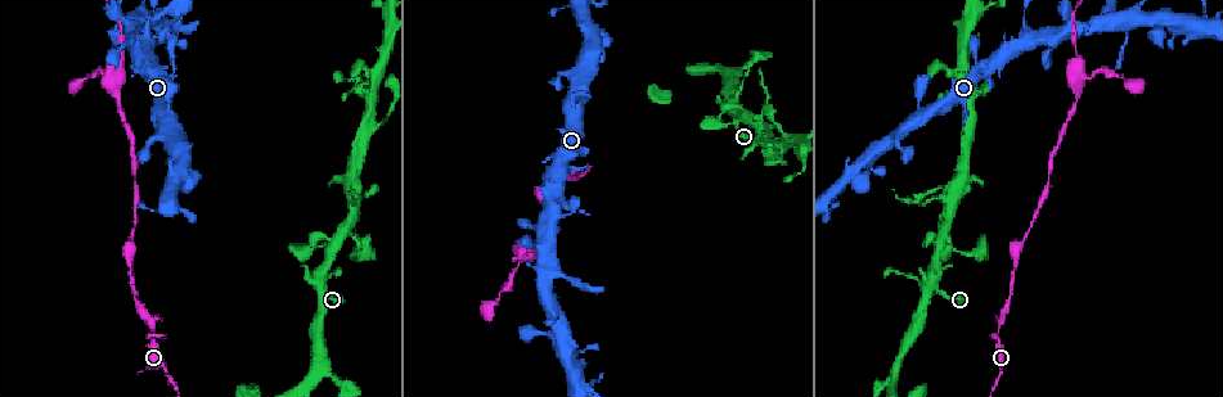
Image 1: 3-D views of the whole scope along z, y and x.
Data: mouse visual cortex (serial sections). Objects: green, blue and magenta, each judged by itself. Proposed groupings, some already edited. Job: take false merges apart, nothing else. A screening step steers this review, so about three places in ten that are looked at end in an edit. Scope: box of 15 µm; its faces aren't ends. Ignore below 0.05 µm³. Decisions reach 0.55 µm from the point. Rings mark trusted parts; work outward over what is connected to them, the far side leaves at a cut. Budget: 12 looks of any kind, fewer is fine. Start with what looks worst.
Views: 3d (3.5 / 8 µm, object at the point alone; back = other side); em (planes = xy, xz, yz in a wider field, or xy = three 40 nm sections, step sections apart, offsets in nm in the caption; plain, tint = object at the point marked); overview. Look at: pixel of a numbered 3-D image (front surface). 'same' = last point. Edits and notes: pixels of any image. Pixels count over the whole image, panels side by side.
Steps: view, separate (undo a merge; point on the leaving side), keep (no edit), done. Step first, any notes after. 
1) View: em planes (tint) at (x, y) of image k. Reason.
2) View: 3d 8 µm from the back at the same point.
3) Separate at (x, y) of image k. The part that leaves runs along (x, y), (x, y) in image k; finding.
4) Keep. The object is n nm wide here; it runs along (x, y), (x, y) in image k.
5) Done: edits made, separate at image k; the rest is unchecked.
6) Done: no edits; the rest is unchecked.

View: 3d 3.5 µm at (756, 58) of image 1.

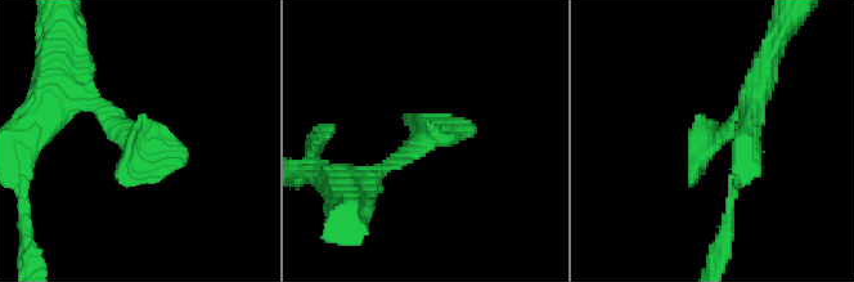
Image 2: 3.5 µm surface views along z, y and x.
View: em xy step 2 (tint) at (420, 146) of image 2.

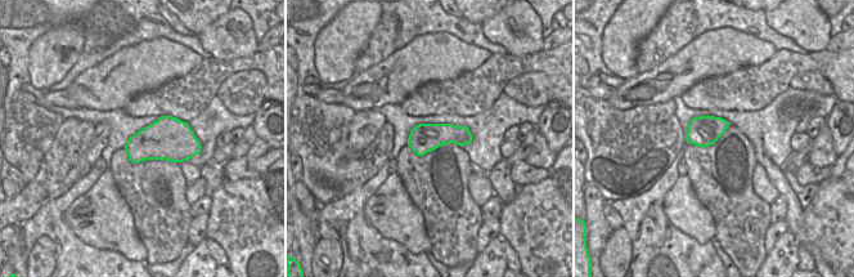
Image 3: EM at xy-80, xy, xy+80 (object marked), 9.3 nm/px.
View: em planes (tint) at the same point.

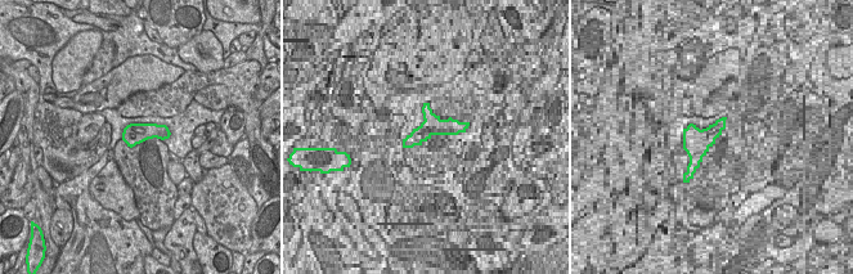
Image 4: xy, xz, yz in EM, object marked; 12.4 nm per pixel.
Keep. It runs along (68, 86), (179, 165) in image 2; all the same cell.

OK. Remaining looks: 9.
View: 3d 8 µm at (150, 327) of image 1. Thick turns thin.

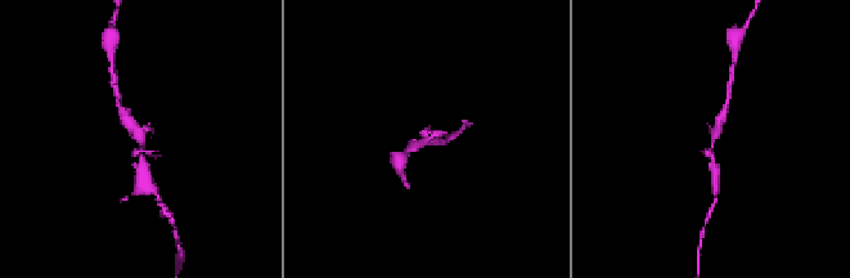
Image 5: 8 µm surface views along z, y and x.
View: 3d 3.5 µm at (429, 139) of image 5. Zoom in.

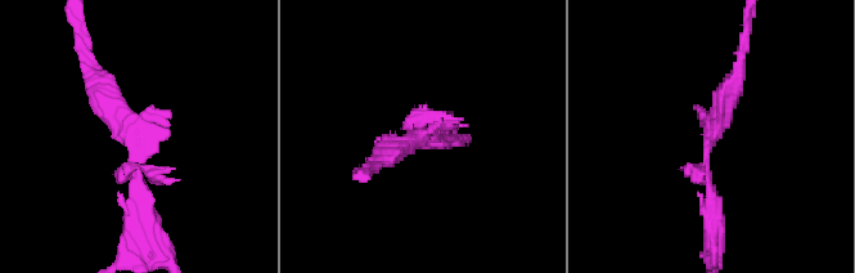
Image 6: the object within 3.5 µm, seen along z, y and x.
Keep. All the same cell.

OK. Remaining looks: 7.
View: em xy step 3 (tint) at (1087, 79) of image 1. A fork.

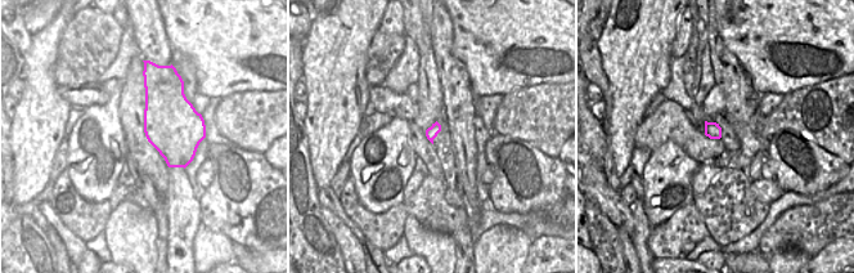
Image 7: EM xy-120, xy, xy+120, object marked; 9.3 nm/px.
View: 3d 3.5 µm at the same point. See where the arms go.

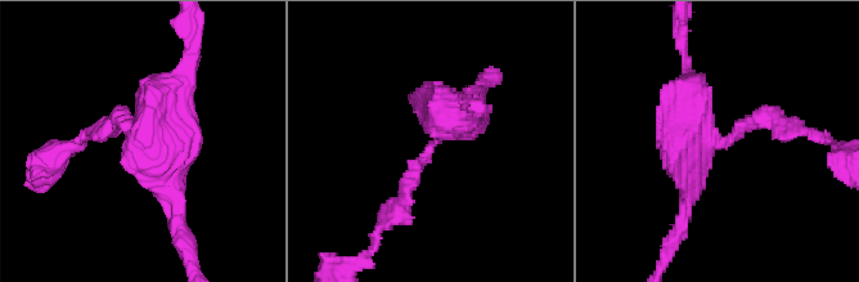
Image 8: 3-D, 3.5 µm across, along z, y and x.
Keep. The object is 120 nm wide here; it runs along (178, 222), (158, 98), (187, 59) in image 8; continuous, no second cell.

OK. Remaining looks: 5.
View: 3d 3.5 µm at (171, 109) of image 1. Four-way junction.

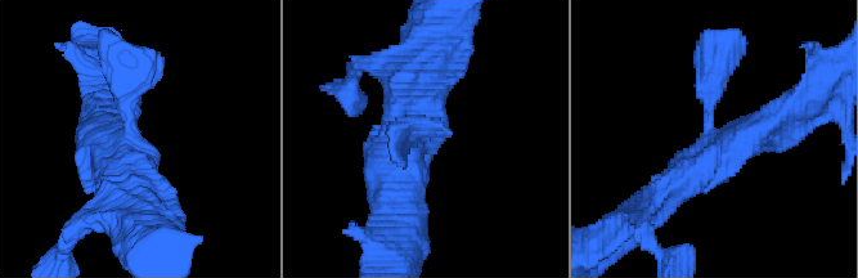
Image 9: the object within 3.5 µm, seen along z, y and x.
View: em xy step 2 (tint) at (130, 128) of image 9. 4 arms meet here; the arms are 300, 300, 450, 500 nm wide.

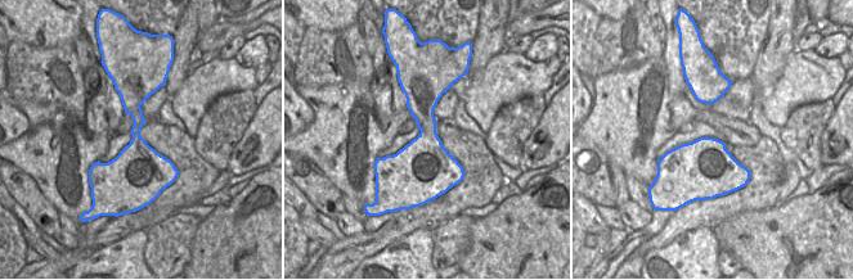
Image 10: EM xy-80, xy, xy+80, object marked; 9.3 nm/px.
Keep. The object is 460 nm wide here; it runs along (771, 124), (718, 151), (708, 108), (724, 53) in image 9; all the same cell.

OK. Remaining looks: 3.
View: 3d 8 µm at (974, 120) of image 1. Calibre changes.

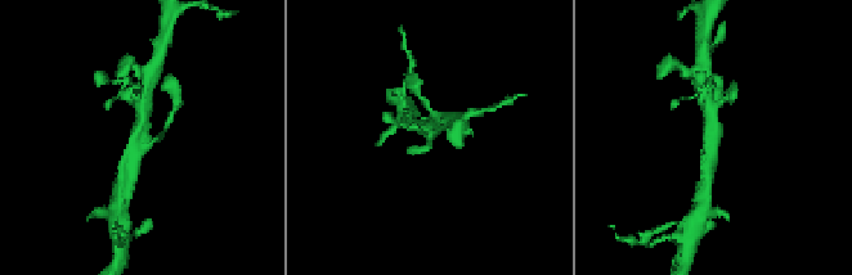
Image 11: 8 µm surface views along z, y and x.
View: em xy step 3 (tint) at (714, 137) of image 11.

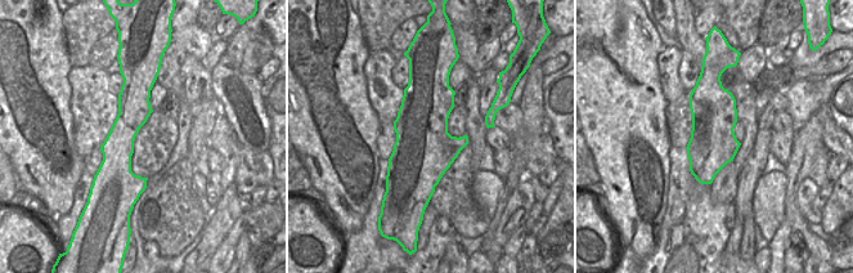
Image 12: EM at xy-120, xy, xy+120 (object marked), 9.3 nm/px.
Keep. The arms are 150, 300, 350 nm wide; it runs along (149, 84), (122, 133), (137, 192) in image 12; continuous, no second cell.

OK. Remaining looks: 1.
Done: no edits; the rest is unchecked.

